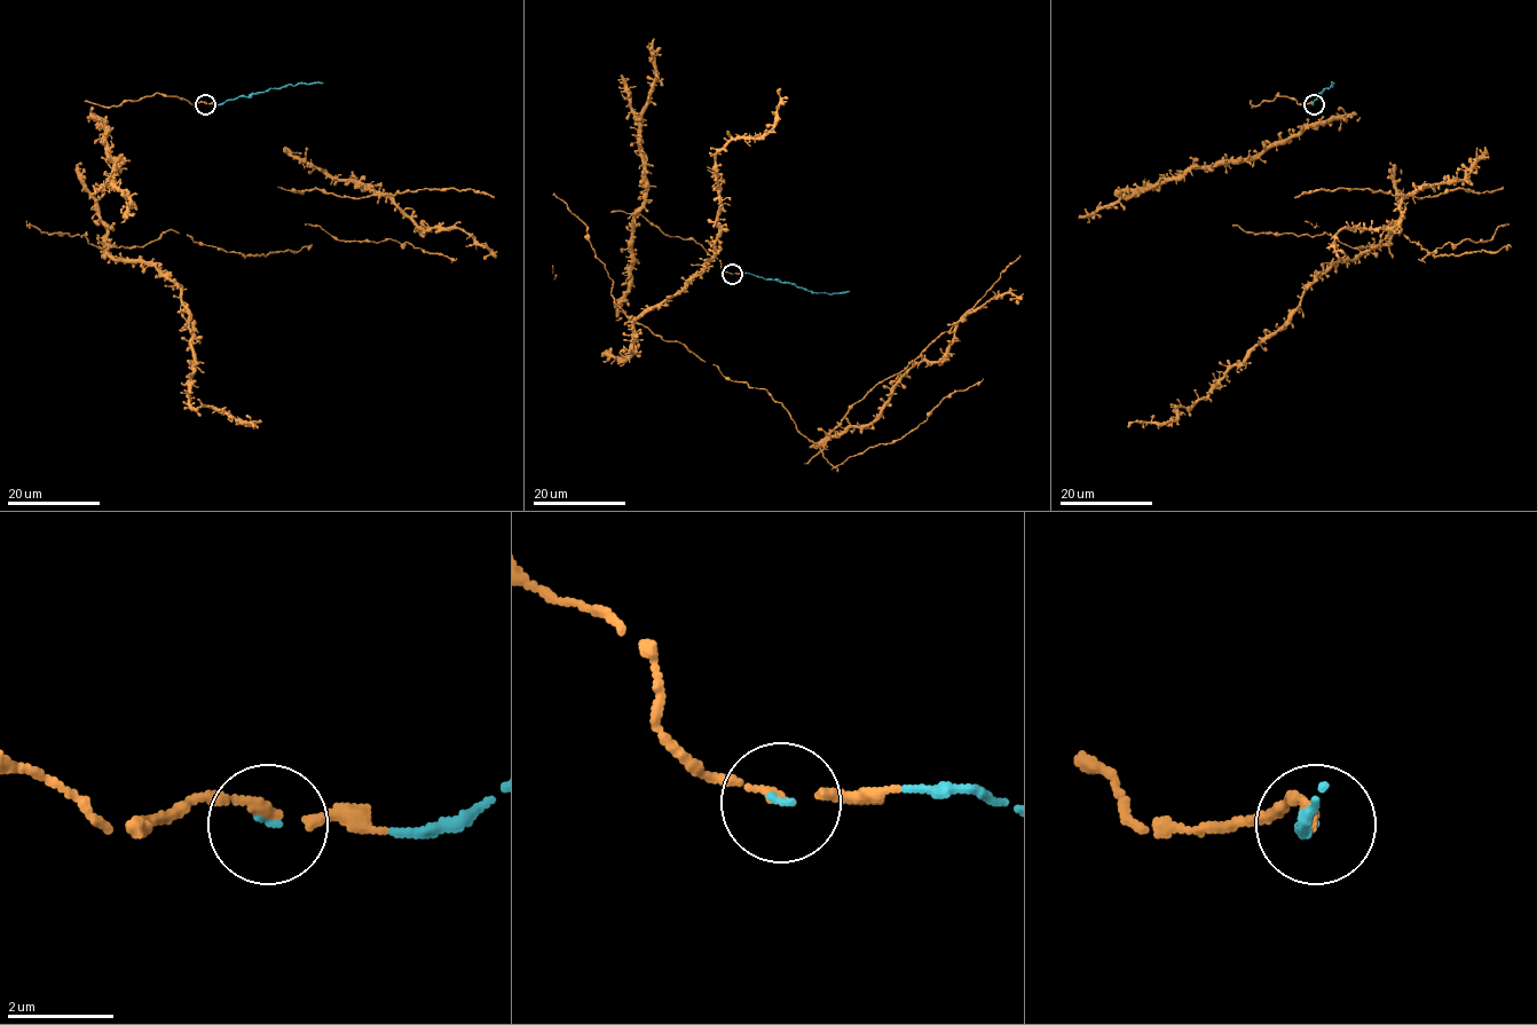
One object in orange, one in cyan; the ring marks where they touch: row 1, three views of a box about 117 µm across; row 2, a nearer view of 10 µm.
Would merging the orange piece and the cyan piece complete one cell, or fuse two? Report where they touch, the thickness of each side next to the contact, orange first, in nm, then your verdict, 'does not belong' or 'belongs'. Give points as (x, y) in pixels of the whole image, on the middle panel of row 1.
(732, 274) | 160/60 nm | belongs

